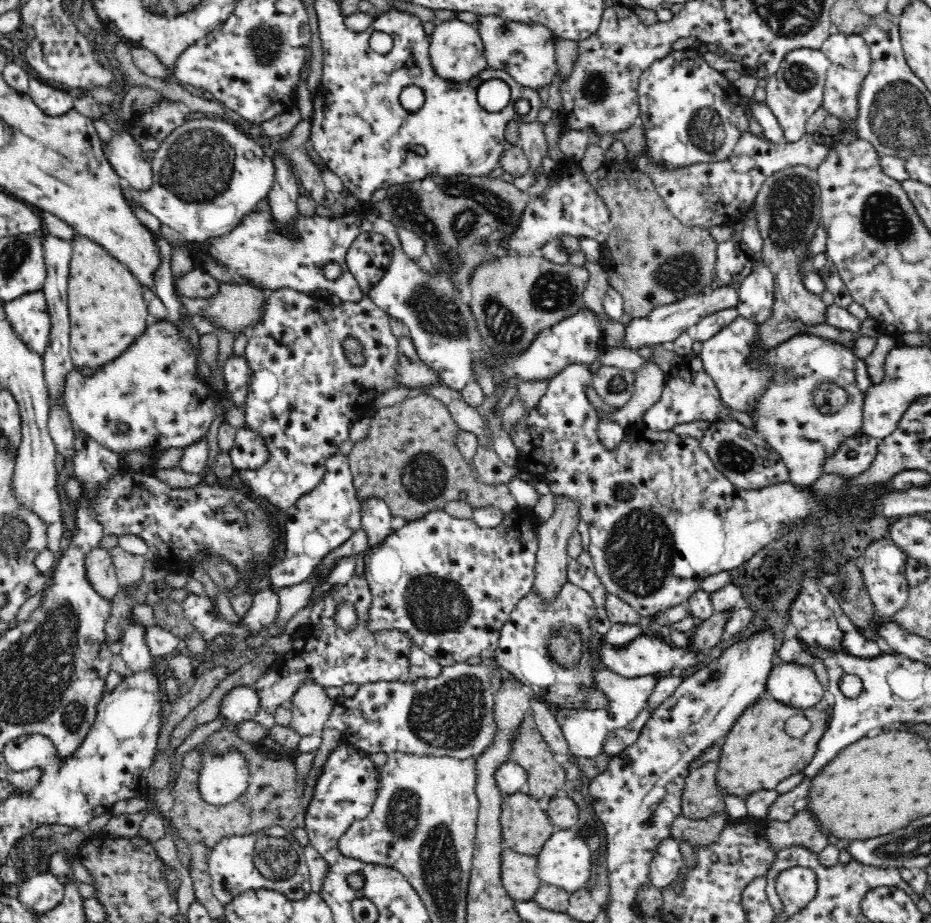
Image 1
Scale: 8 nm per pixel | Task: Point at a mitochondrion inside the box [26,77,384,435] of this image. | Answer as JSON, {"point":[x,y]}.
{"point":[199,167]}

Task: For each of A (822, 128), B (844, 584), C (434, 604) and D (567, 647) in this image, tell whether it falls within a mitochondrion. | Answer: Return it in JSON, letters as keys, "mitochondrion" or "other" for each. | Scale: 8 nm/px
{"A":"other","B":"mitochondrion","C":"mitochondrion","D":"mitochondrion"}

